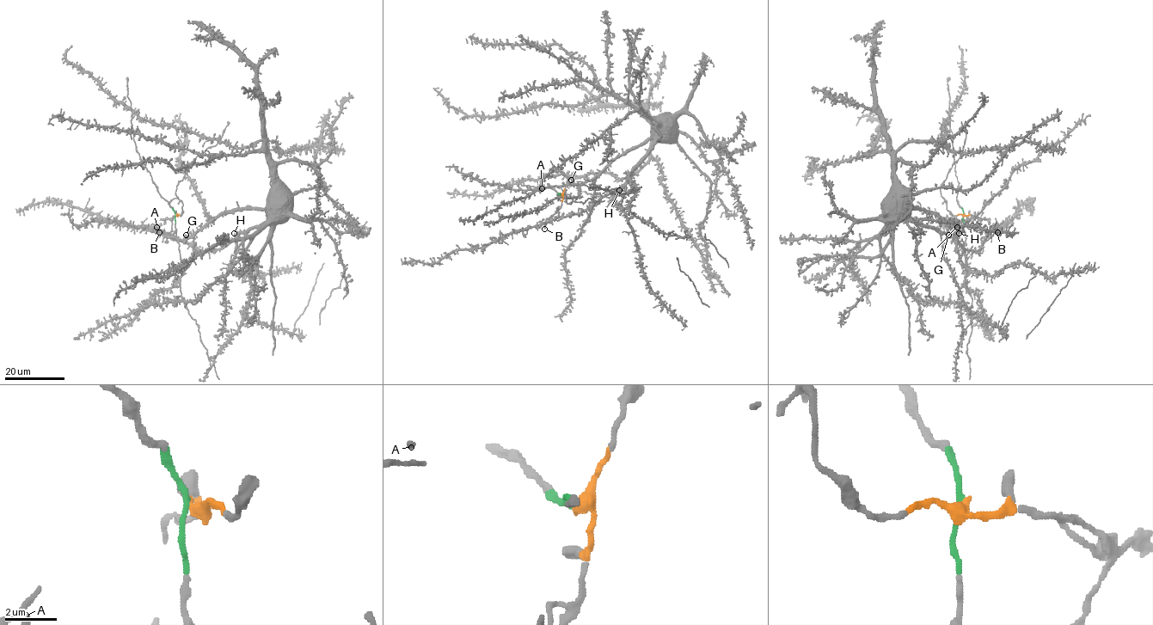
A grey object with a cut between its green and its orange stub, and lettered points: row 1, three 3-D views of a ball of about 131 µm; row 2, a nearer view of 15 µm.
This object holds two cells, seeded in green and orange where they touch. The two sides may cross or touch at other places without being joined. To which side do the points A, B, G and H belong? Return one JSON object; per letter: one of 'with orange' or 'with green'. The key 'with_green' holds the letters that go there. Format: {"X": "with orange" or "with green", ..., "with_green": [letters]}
{"A": "with green", "B": "with green", "G": "with green", "H": "with green", "with_green": ["A", "B", "G", "H"]}

